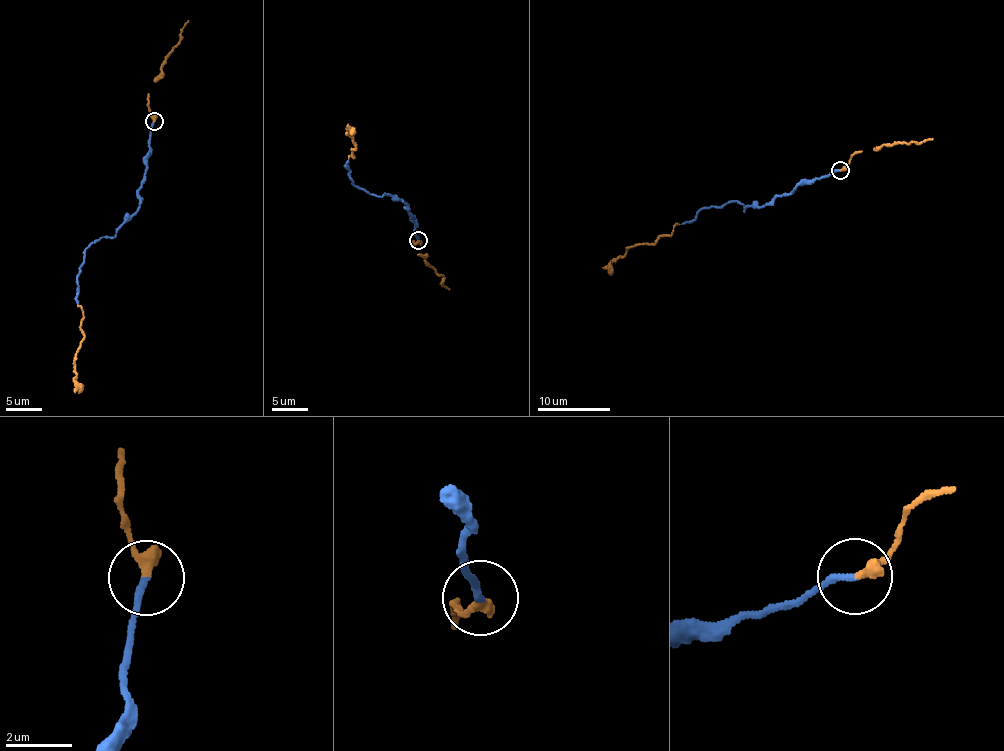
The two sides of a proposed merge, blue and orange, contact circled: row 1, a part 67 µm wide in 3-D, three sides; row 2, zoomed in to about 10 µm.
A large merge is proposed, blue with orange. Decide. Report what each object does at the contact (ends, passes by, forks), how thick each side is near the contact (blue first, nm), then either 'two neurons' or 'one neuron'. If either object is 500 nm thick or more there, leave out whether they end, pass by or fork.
blue ends there; orange ends there; 200 nm thick on the blue side, 360 nm on the other; one neuron

